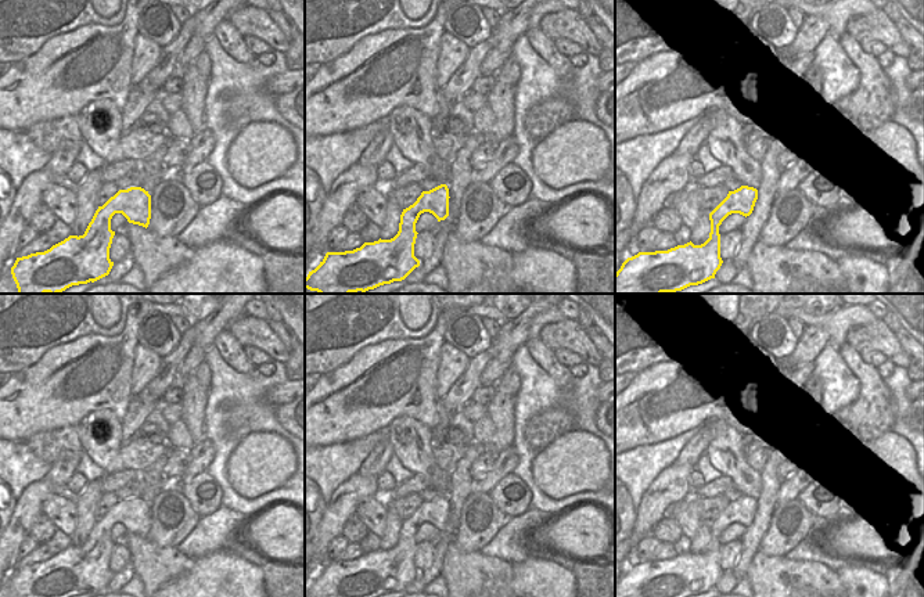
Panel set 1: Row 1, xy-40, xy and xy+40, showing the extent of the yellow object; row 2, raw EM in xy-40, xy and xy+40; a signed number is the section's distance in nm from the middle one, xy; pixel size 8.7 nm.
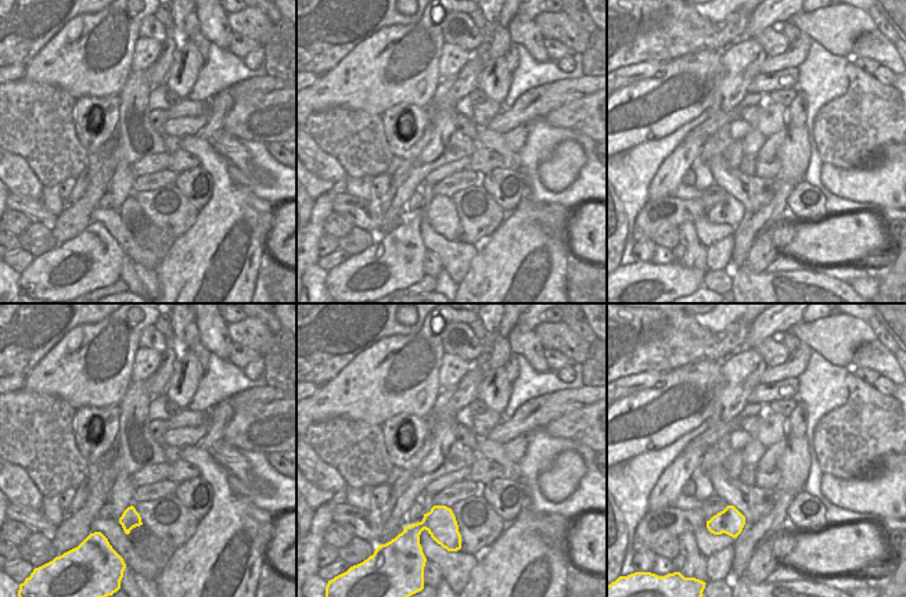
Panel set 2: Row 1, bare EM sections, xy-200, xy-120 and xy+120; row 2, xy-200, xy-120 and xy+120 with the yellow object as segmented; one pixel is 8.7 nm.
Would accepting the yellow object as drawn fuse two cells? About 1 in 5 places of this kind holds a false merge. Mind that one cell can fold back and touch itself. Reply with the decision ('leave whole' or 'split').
leave whole

